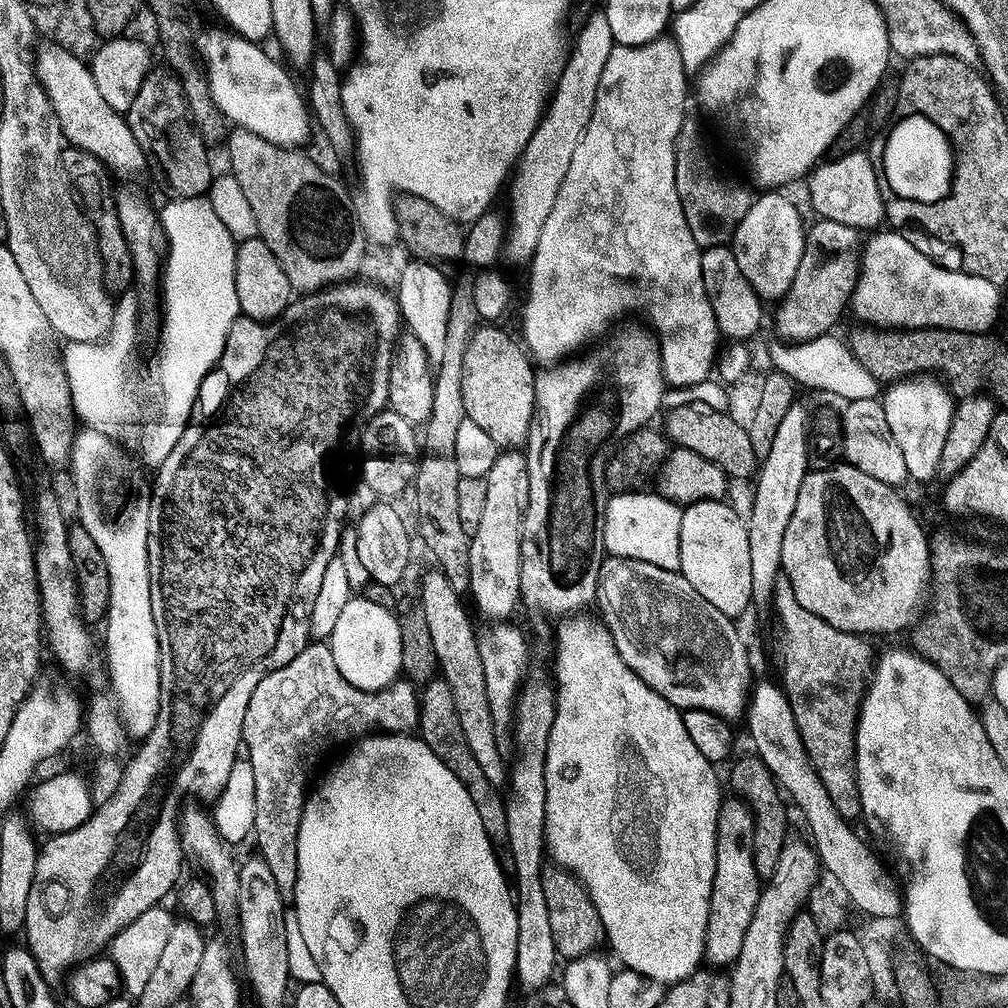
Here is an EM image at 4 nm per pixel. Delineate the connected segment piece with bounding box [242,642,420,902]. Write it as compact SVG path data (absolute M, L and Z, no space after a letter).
M324 642L309 643L286 666L266 674L254 686L246 718L242 718L242 748L254 770L251 835L260 851L259 859L270 866L270 874L274 874L276 888L285 902L296 895L298 830L309 791L308 775L316 763L331 748L351 745L373 734L408 734L419 723L417 685L399 678L380 692L358 689L342 676L334 654Z

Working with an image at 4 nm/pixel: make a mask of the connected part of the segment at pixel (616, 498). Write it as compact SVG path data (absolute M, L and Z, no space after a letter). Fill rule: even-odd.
M638 491L615 493L609 497L604 512L603 538L609 555L660 566L668 571L679 571L681 562L681 514L683 509L659 493Z

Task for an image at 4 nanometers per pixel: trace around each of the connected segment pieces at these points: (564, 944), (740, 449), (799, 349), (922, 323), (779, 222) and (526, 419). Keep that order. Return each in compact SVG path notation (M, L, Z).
M550 866L543 869L546 908L549 911L550 929L554 938L557 957L570 961L595 953L605 943L606 937L602 918L588 896L578 876L572 875L567 868Z
M688 404L673 407L662 423L662 431L677 448L694 450L694 454L702 454L706 462L714 462L714 466L722 469L730 478L744 478L751 481L758 471L758 457L754 454L754 446L750 443L747 428L738 426L727 412L711 409L704 404Z
M828 333L812 340L799 342L775 342L767 357L772 360L775 371L785 373L797 385L806 386L811 391L828 391L840 394L844 401L877 399L882 390L881 381L878 381L864 366L849 348L849 345Z
M877 231L867 237L860 257L860 277L856 283L856 293L850 301L851 311L861 316L861 321L881 330L903 330L906 328L957 328L959 332L987 333L988 327L1000 312L1001 289L986 282L986 278L971 276L969 272L951 272L940 264L935 264L924 252L919 252L910 241L896 232Z
M768 190L753 199L746 218L738 226L732 238L731 249L742 274L750 286L765 301L779 301L790 290L794 274L798 274L798 262L802 262L806 220L800 217L796 204L780 190Z
M492 322L477 327L472 333L470 342L466 346L466 358L462 362L462 402L464 415L467 420L474 422L490 438L494 438L497 449L516 450L528 441L528 431L532 426L532 416L536 413L536 377L532 372L534 367L529 353L522 347L521 341L516 340L508 332L503 332Z

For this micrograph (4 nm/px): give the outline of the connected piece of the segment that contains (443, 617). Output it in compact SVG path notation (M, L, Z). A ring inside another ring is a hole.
M432 568L422 578L418 599L423 606L426 622L429 623L430 638L433 639L434 654L441 676L453 695L454 708L458 713L462 734L473 751L482 774L496 787L503 787L508 780L508 764L501 748L496 744L490 702L487 701L486 683L482 658L478 650L478 634L464 608L461 595L450 586L440 569Z

